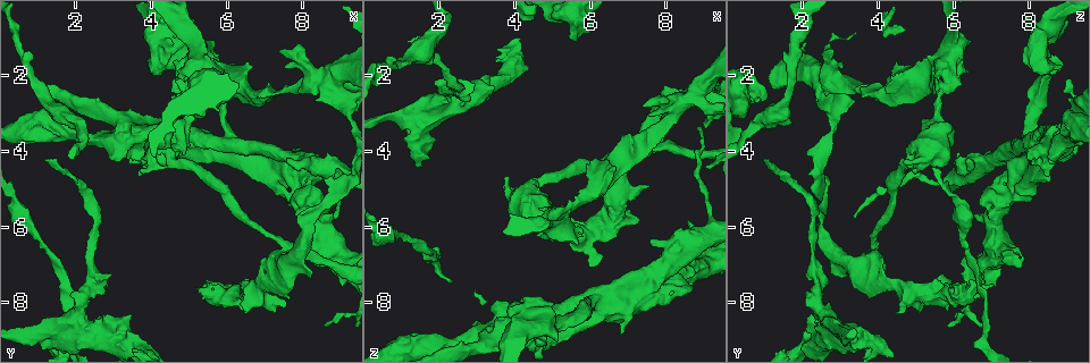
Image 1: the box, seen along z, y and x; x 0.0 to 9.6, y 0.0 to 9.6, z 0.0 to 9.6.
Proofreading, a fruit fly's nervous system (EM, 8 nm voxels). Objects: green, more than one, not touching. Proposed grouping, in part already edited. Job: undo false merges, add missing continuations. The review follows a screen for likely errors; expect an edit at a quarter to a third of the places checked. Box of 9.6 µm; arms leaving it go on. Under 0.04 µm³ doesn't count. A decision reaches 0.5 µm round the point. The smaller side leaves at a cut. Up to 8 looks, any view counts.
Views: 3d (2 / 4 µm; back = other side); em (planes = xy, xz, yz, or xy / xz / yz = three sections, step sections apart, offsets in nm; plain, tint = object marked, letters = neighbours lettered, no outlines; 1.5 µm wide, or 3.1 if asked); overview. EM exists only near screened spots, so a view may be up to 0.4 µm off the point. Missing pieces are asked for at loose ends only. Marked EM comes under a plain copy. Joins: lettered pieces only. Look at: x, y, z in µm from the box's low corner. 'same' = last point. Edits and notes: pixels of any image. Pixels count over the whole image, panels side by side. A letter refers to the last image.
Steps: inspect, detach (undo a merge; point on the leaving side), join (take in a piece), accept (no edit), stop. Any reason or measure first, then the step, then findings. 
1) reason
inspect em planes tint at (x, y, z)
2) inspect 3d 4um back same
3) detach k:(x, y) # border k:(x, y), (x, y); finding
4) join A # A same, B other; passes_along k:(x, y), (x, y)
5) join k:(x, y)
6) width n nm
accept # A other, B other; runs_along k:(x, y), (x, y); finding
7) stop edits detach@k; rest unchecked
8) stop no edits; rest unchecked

free end
inspect 3d 2um at (3.80, 4.20, 4.70)

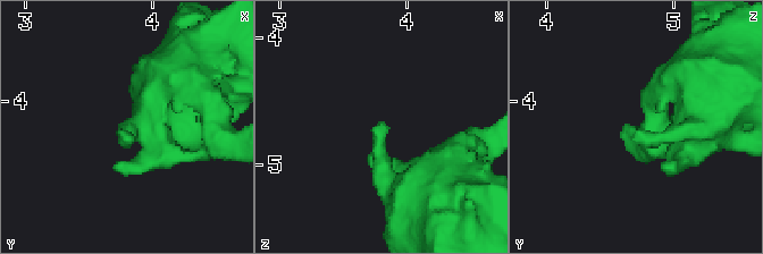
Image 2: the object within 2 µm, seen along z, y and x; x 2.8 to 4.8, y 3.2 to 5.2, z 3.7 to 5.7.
inspect em xy step 4 letters at (3.78, 4.24, 4.70)

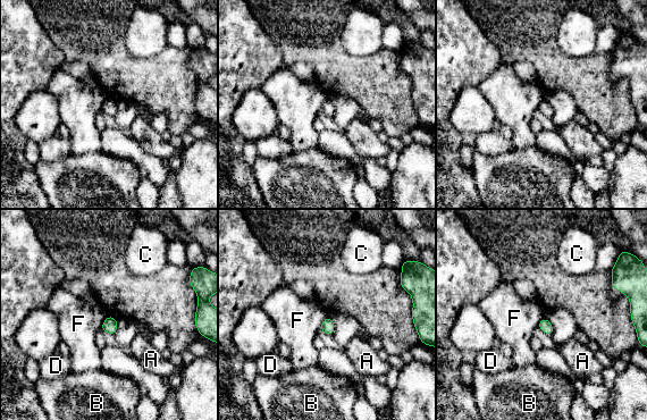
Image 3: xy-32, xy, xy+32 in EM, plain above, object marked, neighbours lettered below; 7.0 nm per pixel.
accept # A other, B other, C other, D other, F other; border 3:(328, 316), (319, 328); no lettered piece goes on from it

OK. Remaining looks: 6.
thick turns thin
inspect em xy step 8 letters at (2.90, 8.70, 2.40)

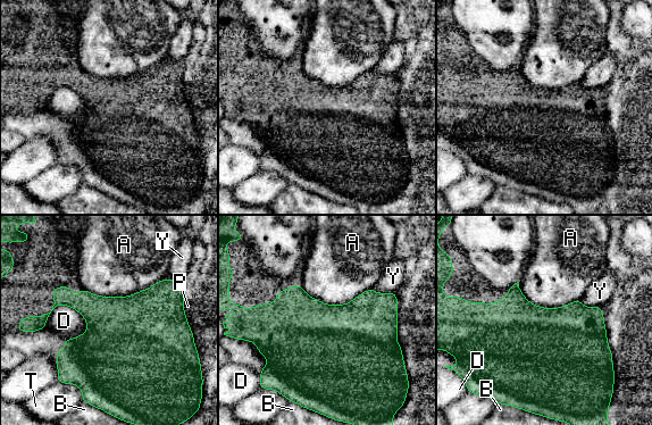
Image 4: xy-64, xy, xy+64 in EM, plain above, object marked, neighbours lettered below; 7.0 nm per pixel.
inspect em planes letters same

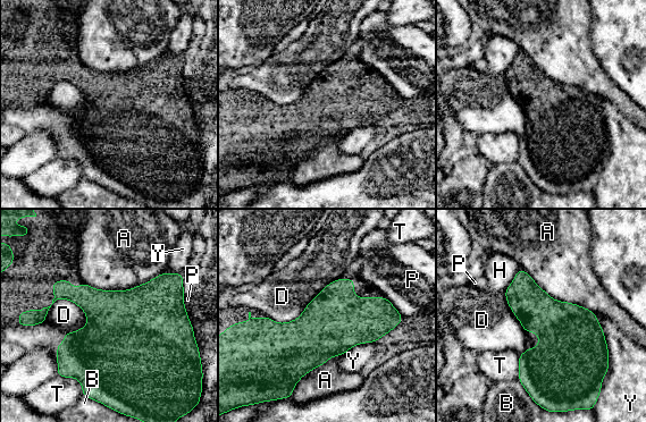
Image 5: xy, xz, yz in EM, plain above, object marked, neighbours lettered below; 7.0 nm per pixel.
accept # A other, B other, D other, H other, P other, T other, Y other; border 5:(87, 318), (57, 300), (43, 322); all the same neuron

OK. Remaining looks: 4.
branch stops here
inspect 3d 4um at (5.90, 2.75, 0.60)

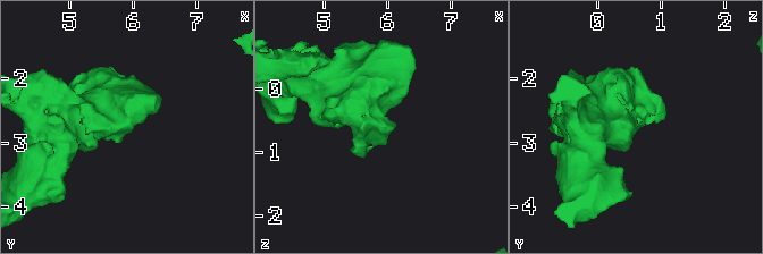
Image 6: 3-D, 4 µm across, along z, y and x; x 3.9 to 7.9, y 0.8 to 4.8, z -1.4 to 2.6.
inspect em planes letters same

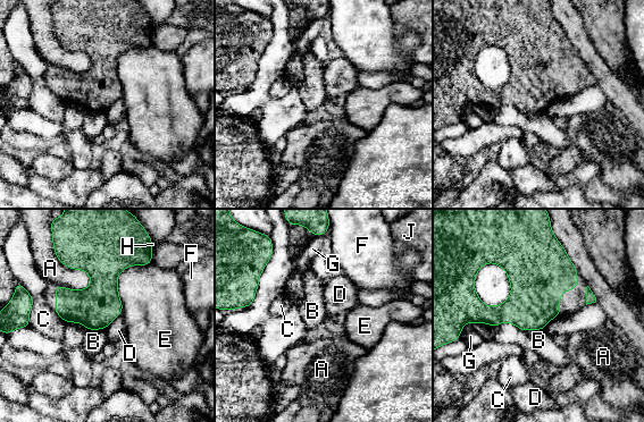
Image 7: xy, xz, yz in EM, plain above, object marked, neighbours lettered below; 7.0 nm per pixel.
longest_contact E 440 nm
accept # A other, B other, C other, D other, E other, F other, G other, H other, J other; border 7:(120, 313), (103, 329); no lettered piece goes on from it

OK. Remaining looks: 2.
stop no edits; rest unchecked

